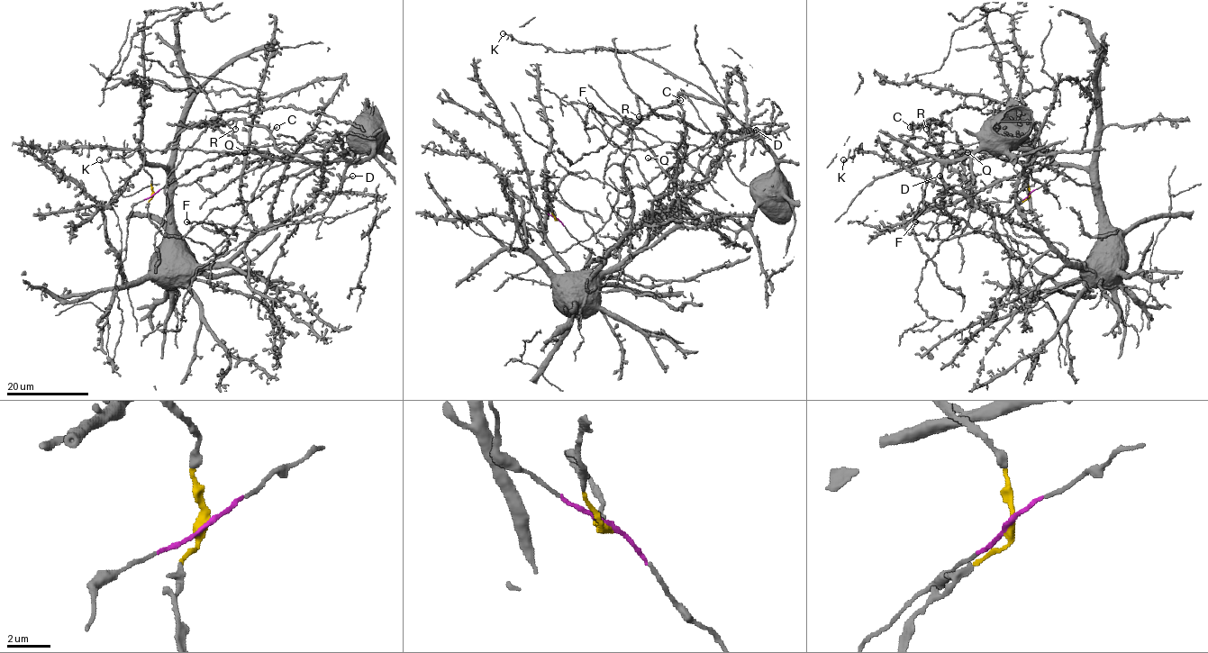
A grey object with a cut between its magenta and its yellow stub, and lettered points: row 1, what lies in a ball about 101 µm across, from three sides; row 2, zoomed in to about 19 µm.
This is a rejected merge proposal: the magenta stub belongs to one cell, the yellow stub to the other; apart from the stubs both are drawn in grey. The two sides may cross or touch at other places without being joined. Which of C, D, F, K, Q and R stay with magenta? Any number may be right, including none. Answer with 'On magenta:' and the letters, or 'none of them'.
On magenta: none of them

